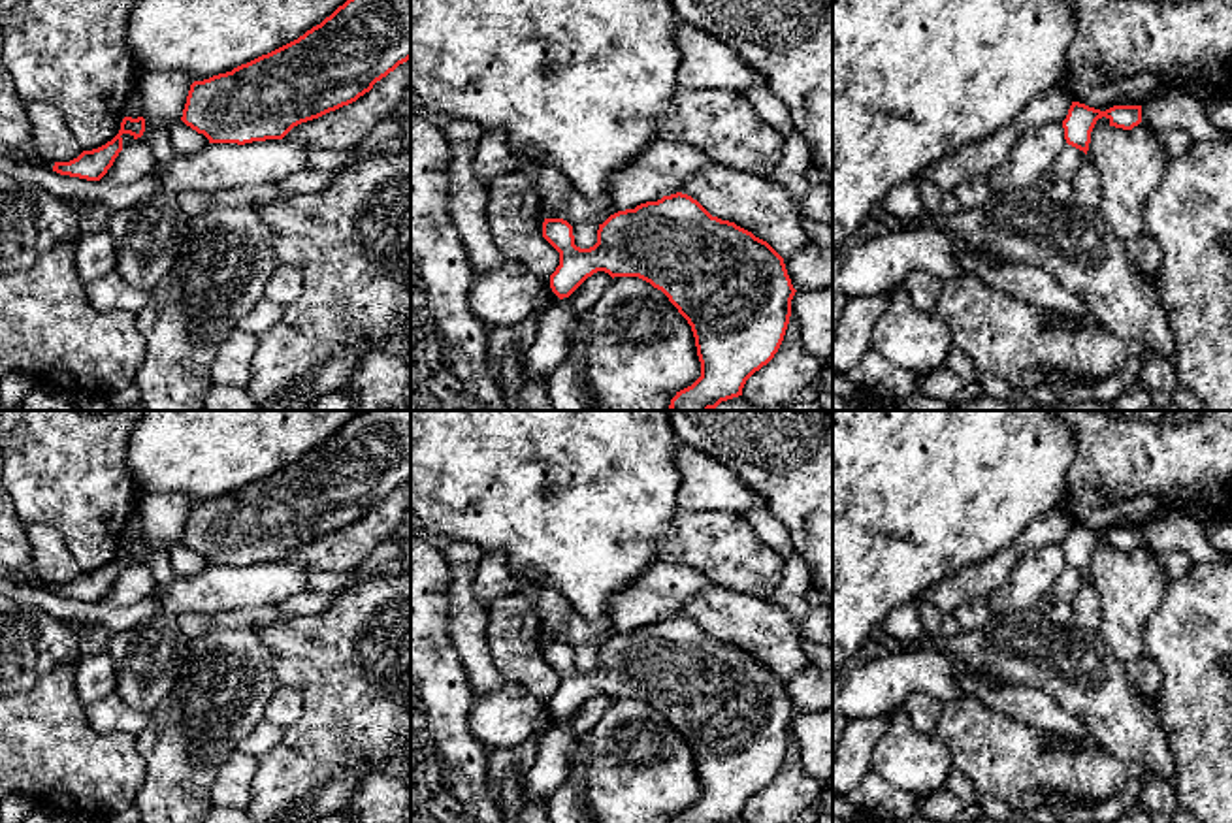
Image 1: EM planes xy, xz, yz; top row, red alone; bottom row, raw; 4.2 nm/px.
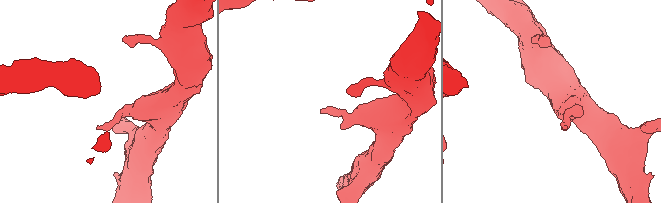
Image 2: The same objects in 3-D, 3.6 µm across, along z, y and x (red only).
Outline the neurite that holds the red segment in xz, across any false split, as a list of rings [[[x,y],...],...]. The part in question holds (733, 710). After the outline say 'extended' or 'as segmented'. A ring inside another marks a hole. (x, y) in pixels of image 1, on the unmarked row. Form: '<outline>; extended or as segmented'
[[[676,614],[610,637],[590,670],[575,667],[573,648],[544,640],[543,659],[559,674],[552,714],[569,719],[597,693],[639,699],[661,712],[691,748],[701,799],[671,823],[727,823],[742,817],[746,802],[778,774],[791,738],[795,710],[784,680],[735,644],[712,638],[697,621]]]; as segmented

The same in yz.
[[[1072,524],[1068,537],[1062,542],[1066,565],[1087,576],[1091,554],[1102,539],[1110,542],[1110,548],[1132,552],[1142,544],[1142,527],[1113,527],[1100,533],[1079,524]]]; as segmented

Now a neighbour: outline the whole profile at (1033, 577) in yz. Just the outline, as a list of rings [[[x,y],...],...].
[[[1047,544],[1027,554],[1019,559],[1008,582],[985,595],[991,612],[1034,608],[1042,597],[1051,593],[1051,586],[1064,567],[1062,544]]]

